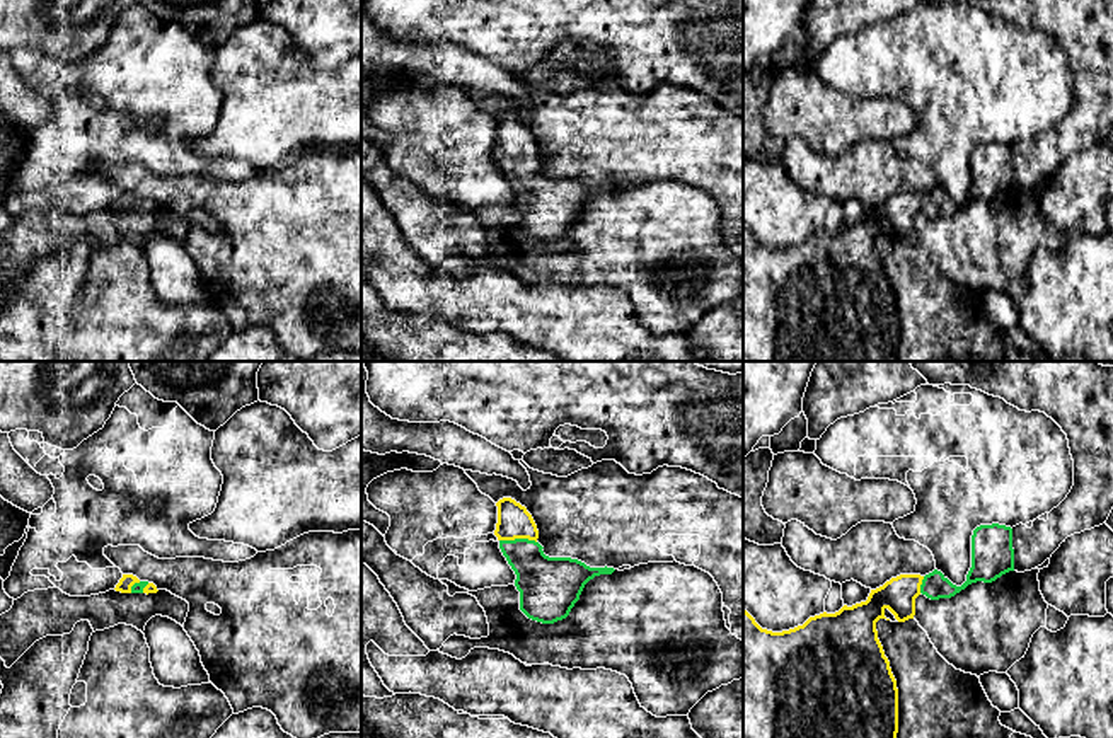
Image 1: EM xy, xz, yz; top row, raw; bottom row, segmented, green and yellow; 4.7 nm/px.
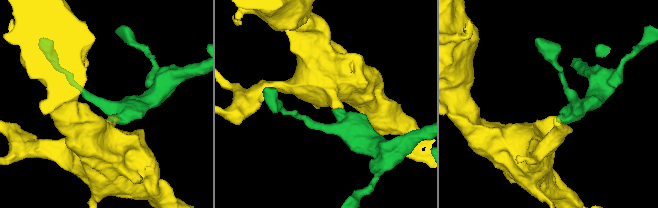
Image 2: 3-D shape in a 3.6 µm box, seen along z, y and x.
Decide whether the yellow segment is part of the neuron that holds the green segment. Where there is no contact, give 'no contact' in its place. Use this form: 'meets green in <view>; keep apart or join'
meets green in xz; join

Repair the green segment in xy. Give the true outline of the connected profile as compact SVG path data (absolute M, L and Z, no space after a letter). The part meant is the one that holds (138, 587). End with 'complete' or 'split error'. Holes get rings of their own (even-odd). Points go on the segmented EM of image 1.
M123 574L123 578L119 579L114 590L121 593L147 593L147 595L159 591L153 583L140 581L133 574Z; split error

